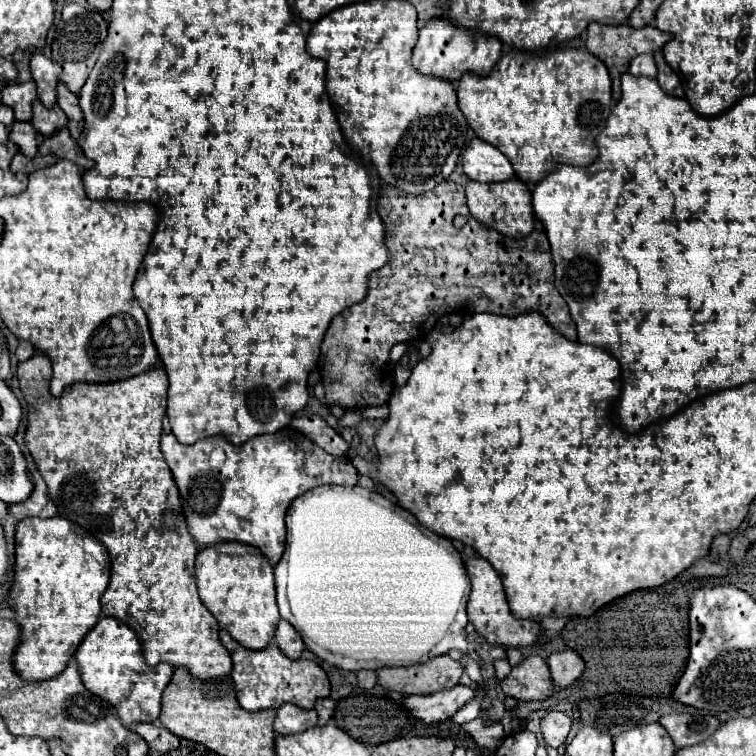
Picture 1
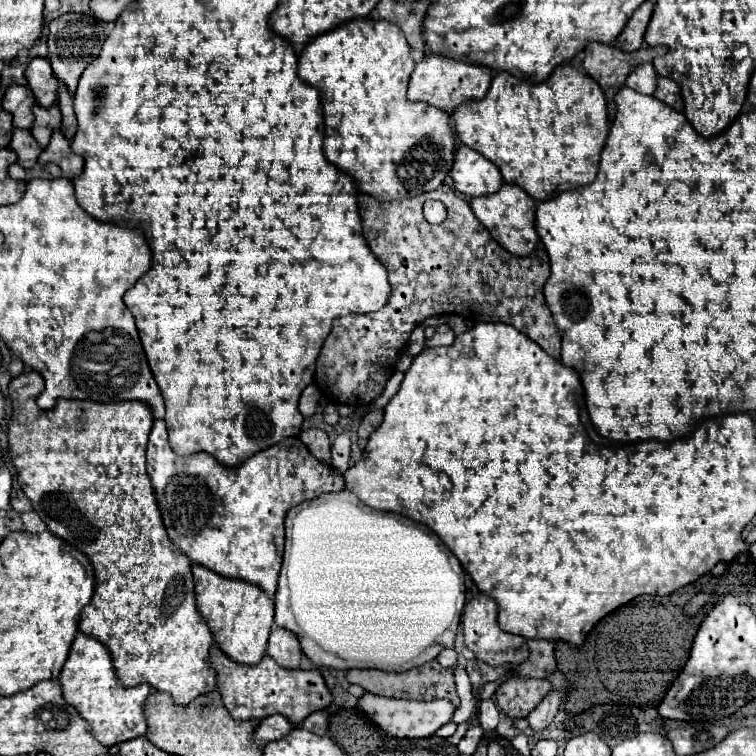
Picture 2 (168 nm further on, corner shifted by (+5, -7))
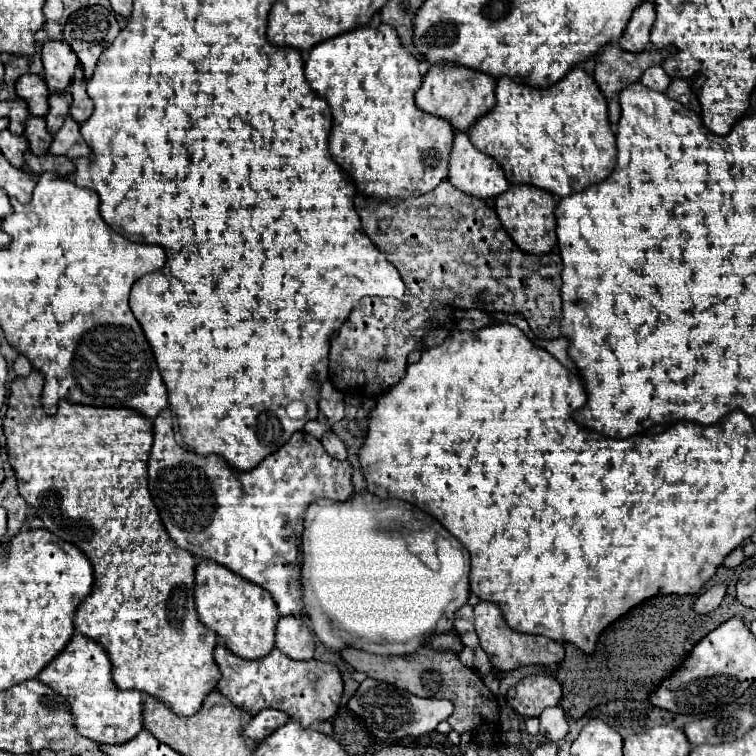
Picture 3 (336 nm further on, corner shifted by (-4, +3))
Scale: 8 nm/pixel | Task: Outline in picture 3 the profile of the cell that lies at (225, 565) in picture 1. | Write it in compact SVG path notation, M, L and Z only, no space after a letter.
M201 560L197 566L195 610L199 620L215 634L219 634L229 646L229 650L233 650L233 654L245 660L253 660L273 650L275 626L279 622L279 610L273 596L265 588L233 574L229 568L213 560Z

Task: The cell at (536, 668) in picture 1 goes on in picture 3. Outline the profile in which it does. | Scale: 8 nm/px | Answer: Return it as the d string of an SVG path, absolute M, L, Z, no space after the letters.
M527 676L507 692L509 706L523 718L539 716L545 708L557 706L561 700L561 684L555 676Z

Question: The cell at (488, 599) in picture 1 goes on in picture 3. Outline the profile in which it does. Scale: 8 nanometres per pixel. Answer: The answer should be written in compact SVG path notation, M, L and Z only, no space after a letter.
M479 602L475 606L475 632L479 636L481 648L493 656L491 662L497 670L507 672L519 666L527 666L527 664L557 664L563 660L563 646L551 638L545 636L535 636L535 634L523 634L517 630L511 630L501 614L501 608L495 602Z

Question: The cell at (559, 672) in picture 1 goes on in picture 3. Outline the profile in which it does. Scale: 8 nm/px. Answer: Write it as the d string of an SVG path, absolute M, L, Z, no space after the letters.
M551 706L551 708L545 708L539 716L541 720L541 728L539 732L551 740L551 742L557 742L561 740L567 732L569 732L569 726L567 726L567 720L565 720L565 712L561 706Z

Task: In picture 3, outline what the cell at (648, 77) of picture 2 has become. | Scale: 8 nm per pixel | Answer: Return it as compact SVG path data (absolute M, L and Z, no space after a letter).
M655 64L655 66L649 66L649 68L643 72L641 82L643 82L645 86L649 86L649 88L655 88L657 92L665 92L667 86L669 86L669 82L671 82L671 78L665 74L665 70L663 70L659 64Z

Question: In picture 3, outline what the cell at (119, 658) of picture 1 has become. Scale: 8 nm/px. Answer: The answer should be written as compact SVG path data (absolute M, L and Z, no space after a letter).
M75 634L71 642L65 646L65 650L47 666L47 670L43 670L37 676L37 680L49 684L53 690L57 690L61 696L67 698L67 702L71 704L73 716L75 716L75 726L79 734L83 734L85 738L93 738L99 744L123 744L143 730L143 694L139 690L117 688L117 684L111 678L109 654L105 652L103 646L99 646L99 642L87 636Z

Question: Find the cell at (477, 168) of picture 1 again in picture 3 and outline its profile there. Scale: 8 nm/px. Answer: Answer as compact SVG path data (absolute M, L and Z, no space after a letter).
M465 132L455 134L449 160L449 180L465 194L483 200L495 198L509 188L501 166L493 162L489 154L477 150Z

